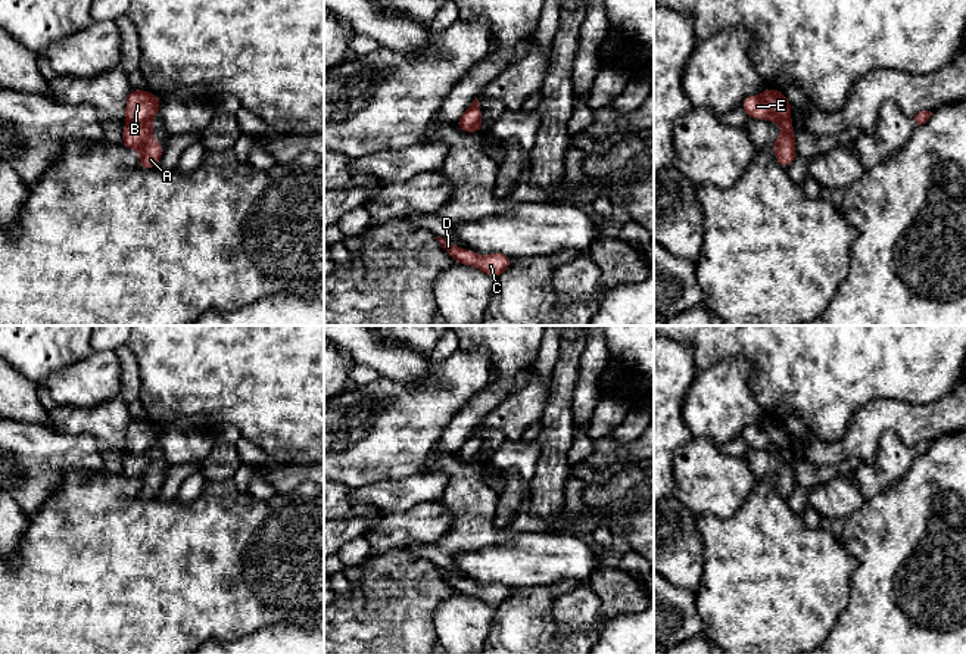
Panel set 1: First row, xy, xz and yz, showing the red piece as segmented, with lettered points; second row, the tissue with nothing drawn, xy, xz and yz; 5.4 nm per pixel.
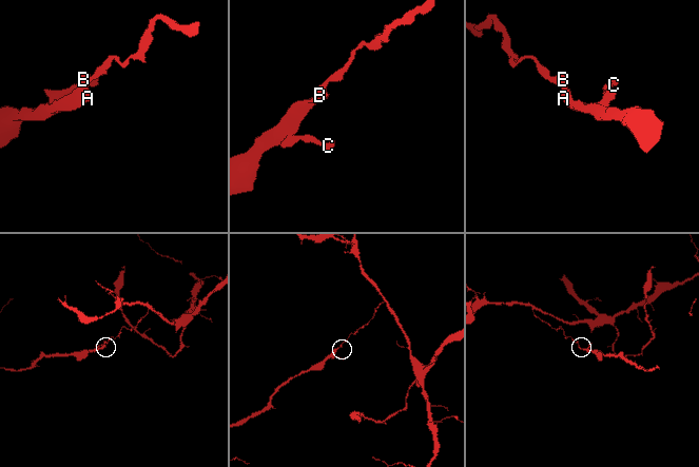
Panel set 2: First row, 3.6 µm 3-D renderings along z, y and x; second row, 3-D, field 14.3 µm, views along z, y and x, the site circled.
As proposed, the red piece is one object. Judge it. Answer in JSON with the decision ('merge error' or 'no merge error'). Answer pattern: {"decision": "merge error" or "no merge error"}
{"decision": "merge error"}

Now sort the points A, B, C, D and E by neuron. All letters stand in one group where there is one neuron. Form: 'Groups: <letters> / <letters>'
Groups: A C D / B E

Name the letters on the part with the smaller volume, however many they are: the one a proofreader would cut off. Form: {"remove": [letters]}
{"remove": ["A", "C", "D"]}

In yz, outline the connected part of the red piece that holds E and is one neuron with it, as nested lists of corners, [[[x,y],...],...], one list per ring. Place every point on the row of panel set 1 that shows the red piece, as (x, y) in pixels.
[[[766,87],[761,96],[752,94],[745,97],[741,106],[748,116],[772,122],[786,119],[792,112],[792,106],[783,91],[775,91],[772,87]]]

